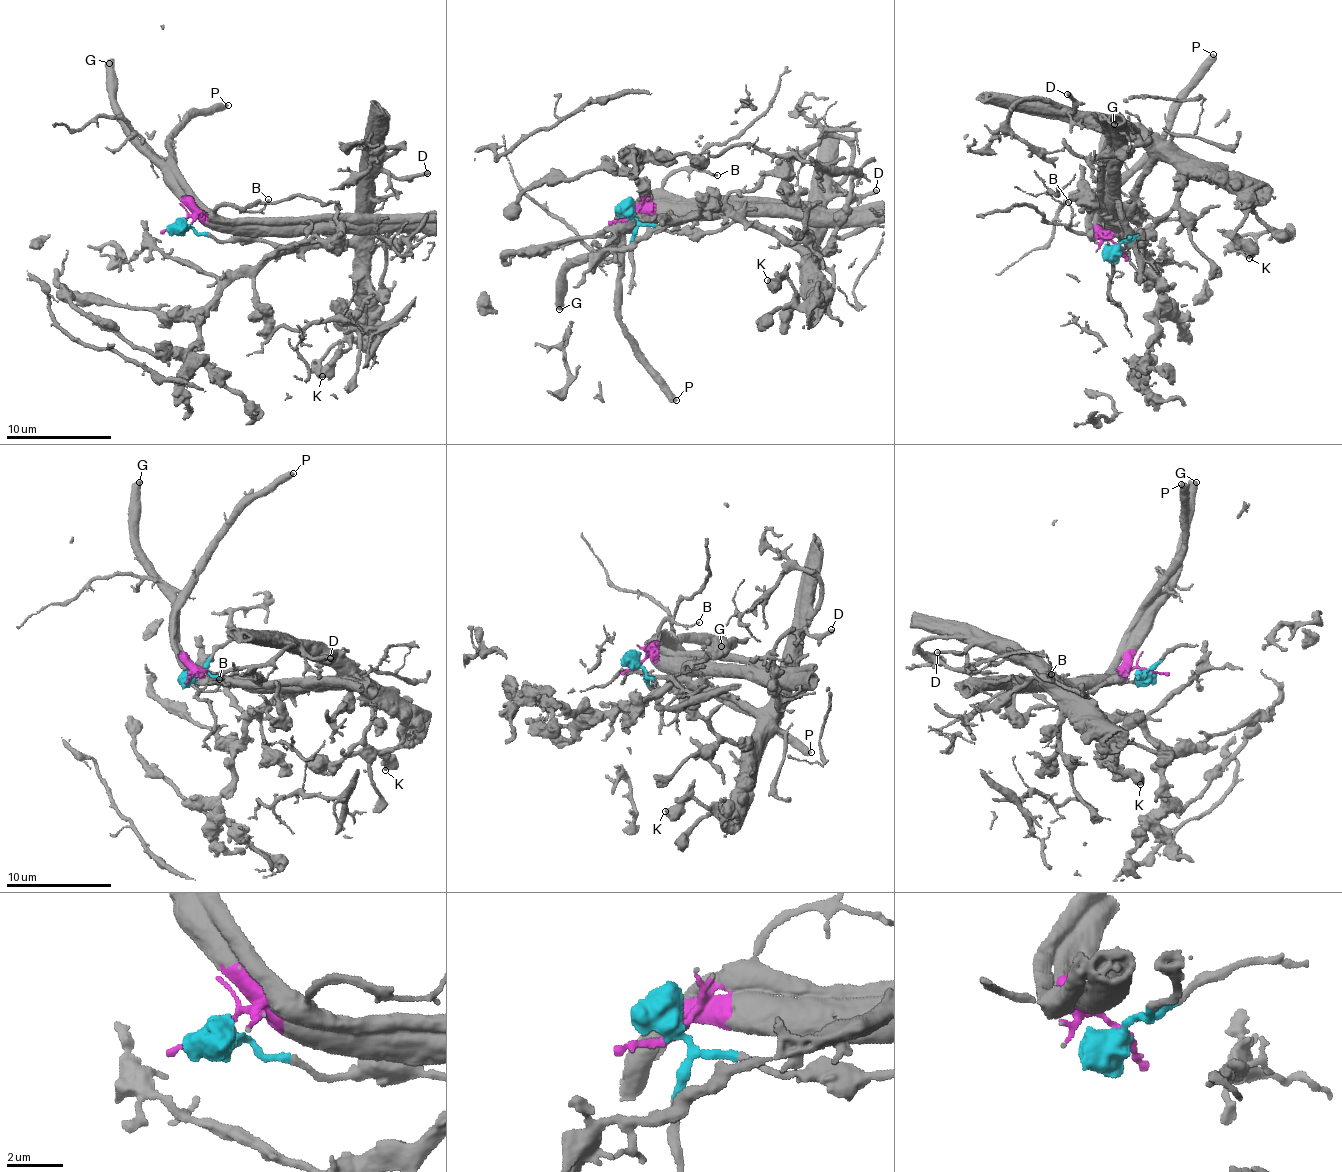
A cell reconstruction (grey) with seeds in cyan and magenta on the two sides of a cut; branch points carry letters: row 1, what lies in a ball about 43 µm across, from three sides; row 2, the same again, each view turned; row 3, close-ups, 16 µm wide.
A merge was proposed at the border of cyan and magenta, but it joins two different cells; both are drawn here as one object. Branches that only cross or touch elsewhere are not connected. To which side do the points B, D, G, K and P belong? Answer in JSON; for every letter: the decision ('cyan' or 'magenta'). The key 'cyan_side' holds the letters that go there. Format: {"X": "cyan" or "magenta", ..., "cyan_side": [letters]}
{"B": "magenta", "D": "cyan", "G": "magenta", "K": "cyan", "P": "magenta", "cyan_side": ["D", "K"]}

